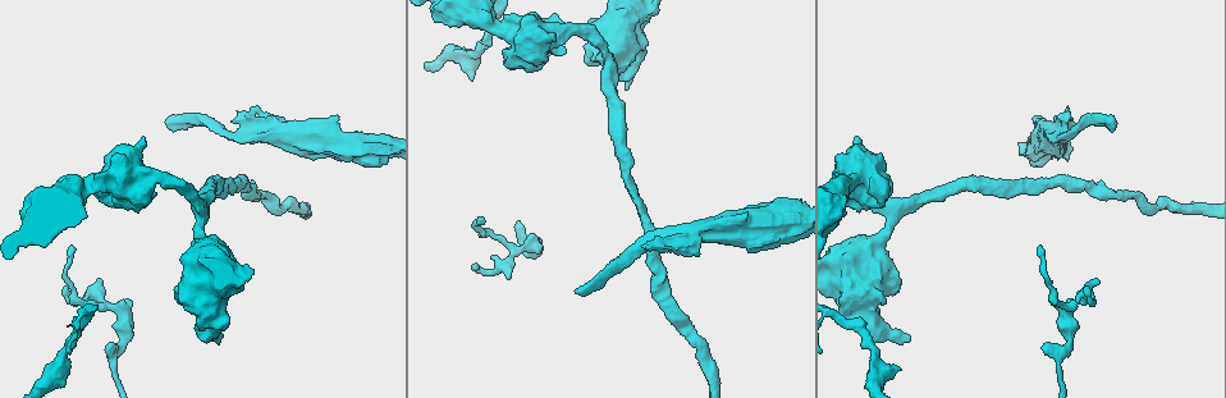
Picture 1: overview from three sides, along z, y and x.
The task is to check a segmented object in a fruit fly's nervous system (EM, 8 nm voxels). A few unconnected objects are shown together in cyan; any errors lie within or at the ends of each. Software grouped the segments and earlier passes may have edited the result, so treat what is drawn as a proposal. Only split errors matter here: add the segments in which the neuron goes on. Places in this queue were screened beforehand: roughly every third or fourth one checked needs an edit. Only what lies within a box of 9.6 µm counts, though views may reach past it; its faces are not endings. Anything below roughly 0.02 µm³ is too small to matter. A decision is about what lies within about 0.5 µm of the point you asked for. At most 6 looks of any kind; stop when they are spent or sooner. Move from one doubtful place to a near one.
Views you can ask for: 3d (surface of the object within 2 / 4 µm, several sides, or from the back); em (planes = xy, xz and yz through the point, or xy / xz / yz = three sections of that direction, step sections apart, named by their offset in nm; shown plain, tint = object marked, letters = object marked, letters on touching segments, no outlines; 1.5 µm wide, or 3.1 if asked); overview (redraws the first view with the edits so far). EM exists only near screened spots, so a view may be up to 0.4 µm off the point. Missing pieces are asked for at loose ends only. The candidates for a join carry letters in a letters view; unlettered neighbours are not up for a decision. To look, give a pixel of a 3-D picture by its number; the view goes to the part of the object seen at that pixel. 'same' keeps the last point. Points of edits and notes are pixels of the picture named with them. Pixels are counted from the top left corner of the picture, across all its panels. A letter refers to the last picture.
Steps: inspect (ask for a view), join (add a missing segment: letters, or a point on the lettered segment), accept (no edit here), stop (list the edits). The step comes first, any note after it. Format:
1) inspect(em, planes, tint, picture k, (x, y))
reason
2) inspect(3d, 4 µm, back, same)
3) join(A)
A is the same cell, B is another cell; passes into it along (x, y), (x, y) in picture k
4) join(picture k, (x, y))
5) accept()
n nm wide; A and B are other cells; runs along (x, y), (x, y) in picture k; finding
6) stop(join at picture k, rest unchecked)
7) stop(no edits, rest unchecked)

inspect(em, yz, step 4, letters, picture 1, (481, 218))
branch stops here

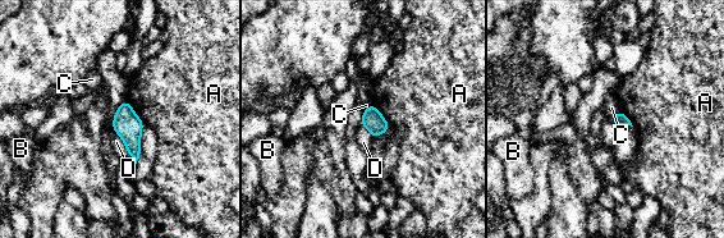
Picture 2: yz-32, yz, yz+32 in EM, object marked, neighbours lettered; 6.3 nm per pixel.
accept()
A, B, C and D are other cells; none of them fits

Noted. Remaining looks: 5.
inspect(em, xy, step 8, letters, picture 1, (1043, 347))
an open end

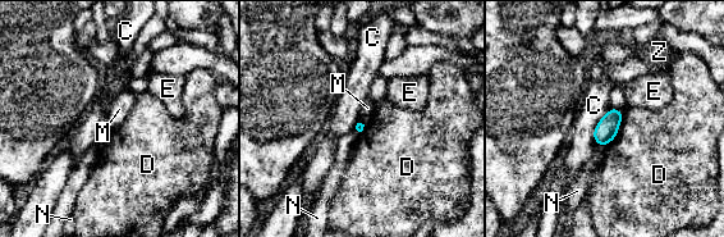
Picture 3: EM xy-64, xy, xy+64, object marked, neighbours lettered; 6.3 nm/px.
accept()
C, D, E, M, N and Z are other cells; border along (609, 108), (594, 131), (594, 141) in picture 3; no lettered segment goes on from it

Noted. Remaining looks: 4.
inspect(em, xy, step 4, tint, picture 1, (168, 124))
end of a long branch

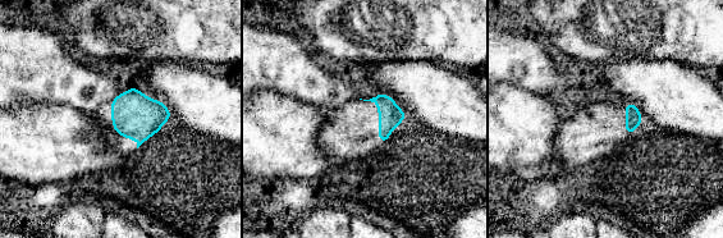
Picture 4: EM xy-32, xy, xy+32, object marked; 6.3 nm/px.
inspect(em, planes, tint, same)
another direction

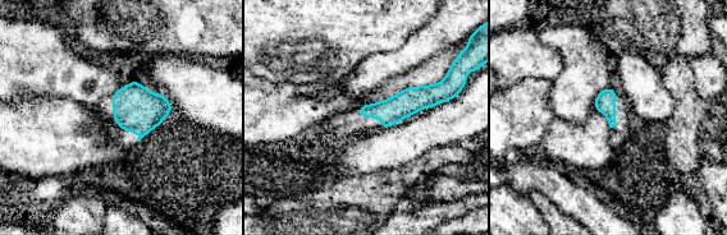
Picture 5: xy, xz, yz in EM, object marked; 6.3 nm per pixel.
inspect(em, planes, letters, same)

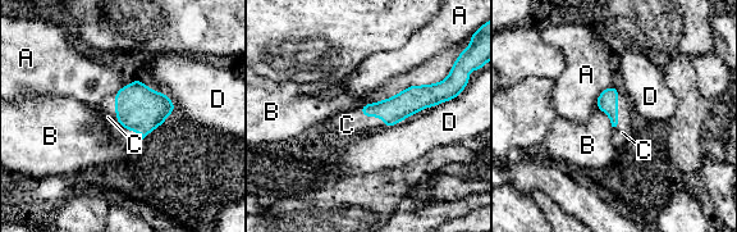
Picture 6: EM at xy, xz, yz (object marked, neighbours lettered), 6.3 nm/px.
join(picture 6, (347, 124))
130 nm wide; C is the same cell, A, B and D are other cells; it goes on there

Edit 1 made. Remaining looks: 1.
stop(join at picture 6, rest unchecked)

